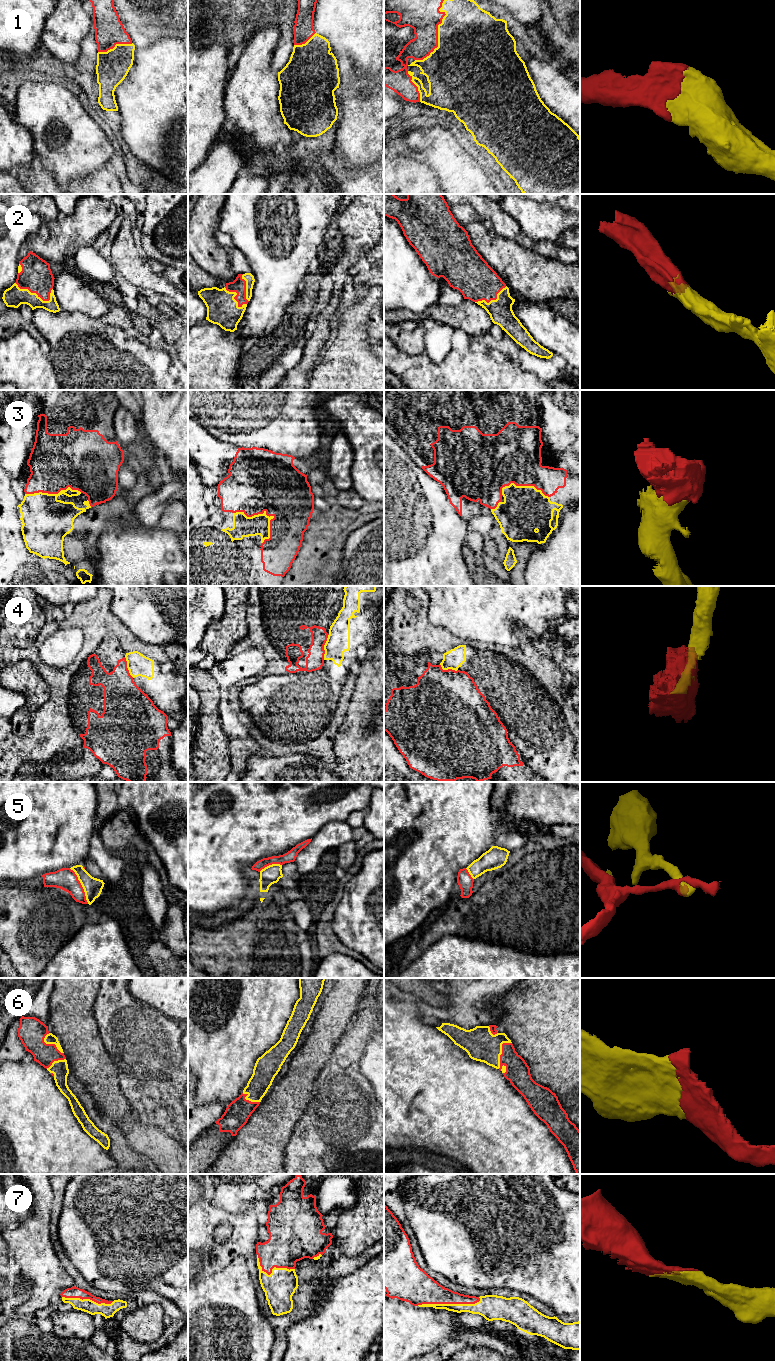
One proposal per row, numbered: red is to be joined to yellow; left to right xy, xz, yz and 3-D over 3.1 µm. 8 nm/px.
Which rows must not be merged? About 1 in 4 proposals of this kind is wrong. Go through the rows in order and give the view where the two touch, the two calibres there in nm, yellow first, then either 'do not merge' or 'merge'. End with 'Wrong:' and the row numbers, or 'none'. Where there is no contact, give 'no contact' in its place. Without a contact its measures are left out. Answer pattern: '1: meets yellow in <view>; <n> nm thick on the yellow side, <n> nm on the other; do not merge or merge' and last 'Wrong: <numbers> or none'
1: meets yellow in yz; 500 nm thick on the yellow side, 260 nm on the other; merge
2: meets yellow in xy; 160 nm thick on the yellow side, 260 nm on the other; merge
3: meets yellow in xz; 170 nm thick on the yellow side, 460 nm on the other; merge
4: meets yellow in xz; 190 nm thick on the yellow side, 140 nm on the other; do not merge
5: meets yellow in xy; 150 nm thick on the yellow side, 170 nm on the other; do not merge
6: meets yellow in yz; 260 nm thick on the yellow side, 190 nm on the other; merge
7: meets yellow in yz; 100 nm thick on the yellow side, 240 nm on the other; merge
Wrong: 4, 5

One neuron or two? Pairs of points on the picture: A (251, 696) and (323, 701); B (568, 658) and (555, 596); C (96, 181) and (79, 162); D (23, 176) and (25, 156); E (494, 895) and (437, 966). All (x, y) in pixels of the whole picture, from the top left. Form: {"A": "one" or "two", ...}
{"A": "one", "B": "two", "C": "two", "D": "two", "E": "two"}

